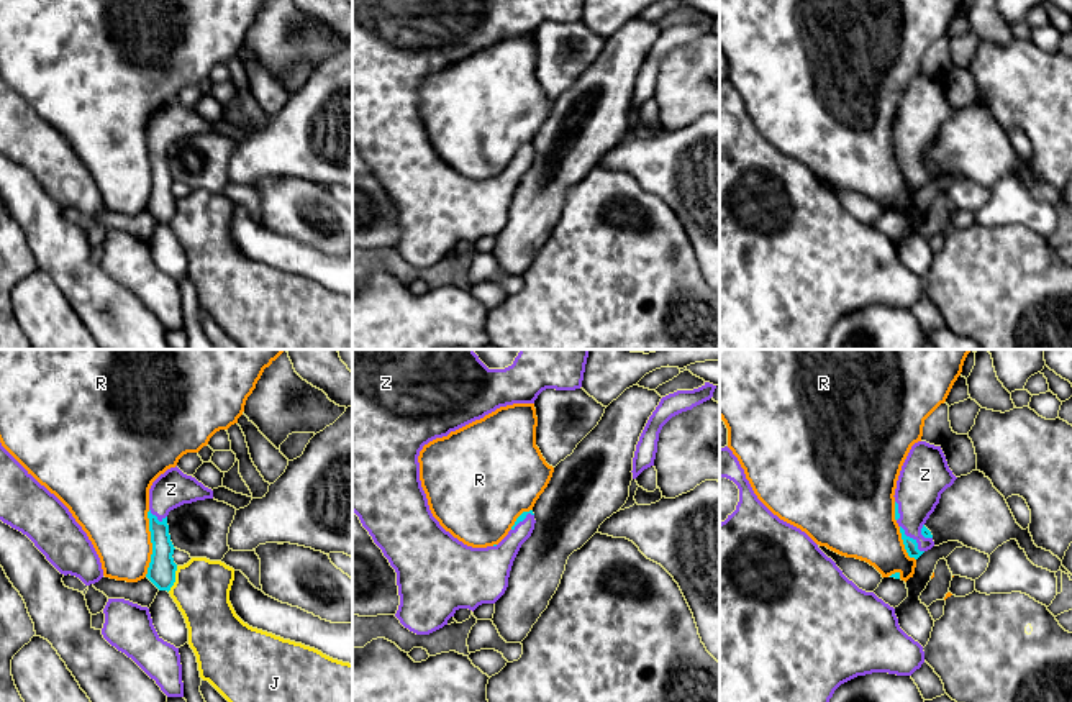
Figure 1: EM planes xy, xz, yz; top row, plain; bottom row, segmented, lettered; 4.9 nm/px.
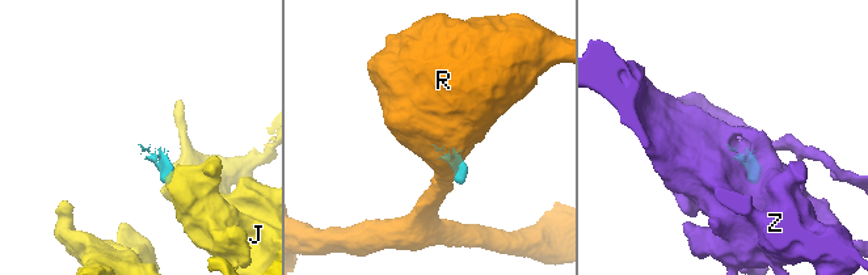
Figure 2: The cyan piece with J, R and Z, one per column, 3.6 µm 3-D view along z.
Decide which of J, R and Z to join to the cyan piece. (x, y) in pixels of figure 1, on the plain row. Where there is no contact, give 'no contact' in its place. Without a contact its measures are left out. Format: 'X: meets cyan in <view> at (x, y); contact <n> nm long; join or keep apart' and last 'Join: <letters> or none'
J: meets cyan in xy at (174, 212); contact 140 nm long; keep apart
R: meets cyan in xy at (151, 174); contact 320 nm long; keep apart
Z: meets cyan in yz at (912, 171); contact 180 nm long; join
Join: Z

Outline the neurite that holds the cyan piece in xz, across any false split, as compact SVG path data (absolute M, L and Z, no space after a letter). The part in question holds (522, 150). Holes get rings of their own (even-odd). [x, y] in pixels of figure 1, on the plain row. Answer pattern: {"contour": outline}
{"contour": "M352 0L352 144L397 205L400 238L395 249L416 267L429 267L459 241L495 236L508 220L513 194L534 162L533 143L523 144L497 177L472 180L433 149L420 113L418 89L425 77L513 36L534 36L546 21L582 20L585 0Z"}

